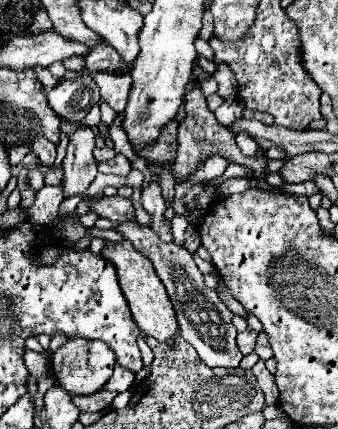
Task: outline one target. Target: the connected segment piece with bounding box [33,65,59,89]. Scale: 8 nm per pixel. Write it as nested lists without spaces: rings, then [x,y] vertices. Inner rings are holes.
[[[37,65],[33,69],[44,89],[51,89],[59,83],[58,79],[51,74],[47,67]]]

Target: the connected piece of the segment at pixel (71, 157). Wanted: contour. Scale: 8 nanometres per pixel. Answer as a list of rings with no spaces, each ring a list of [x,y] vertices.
[[[80,127],[76,133],[70,135],[70,145],[66,149],[66,157],[62,163],[62,191],[64,197],[84,195],[90,183],[96,177],[96,159],[92,155],[96,147],[94,131],[88,127]]]

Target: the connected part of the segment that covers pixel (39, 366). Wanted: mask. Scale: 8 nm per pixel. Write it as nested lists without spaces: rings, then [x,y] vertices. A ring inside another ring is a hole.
[[[26,349],[24,359],[26,359],[26,367],[28,367],[30,375],[34,375],[34,377],[38,379],[38,377],[44,373],[42,369],[44,369],[44,365],[46,365],[46,359],[44,359],[40,353],[32,351],[32,349]]]

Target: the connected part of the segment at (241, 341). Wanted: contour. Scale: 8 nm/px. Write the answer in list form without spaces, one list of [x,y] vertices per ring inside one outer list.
[[[246,329],[244,333],[238,333],[238,349],[244,353],[244,355],[248,355],[248,353],[252,353],[254,351],[254,345],[256,345],[256,337],[258,337],[258,333],[256,331],[252,331],[252,329]]]

